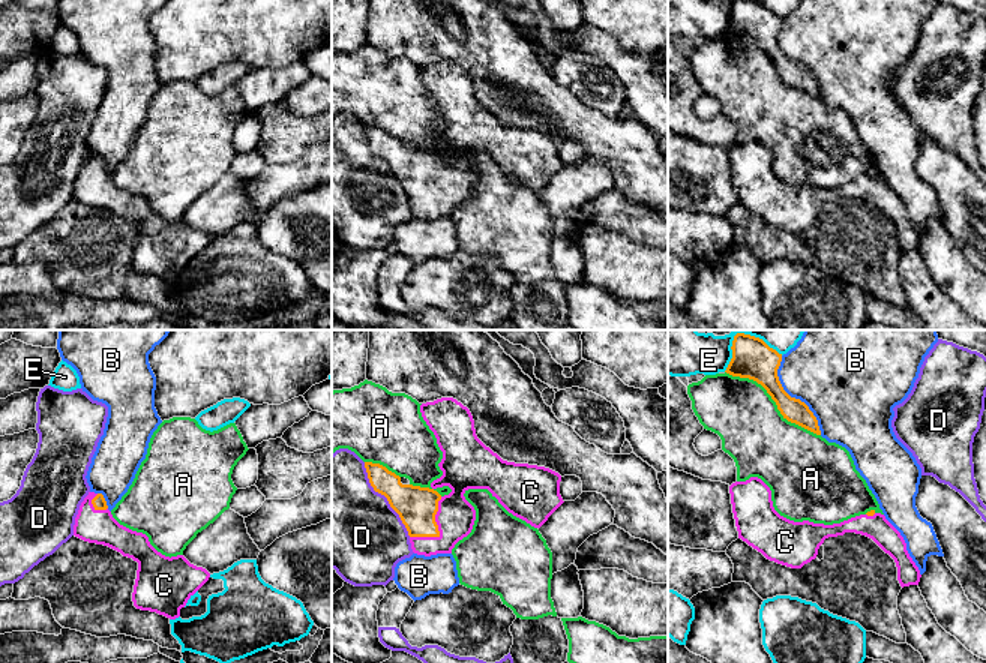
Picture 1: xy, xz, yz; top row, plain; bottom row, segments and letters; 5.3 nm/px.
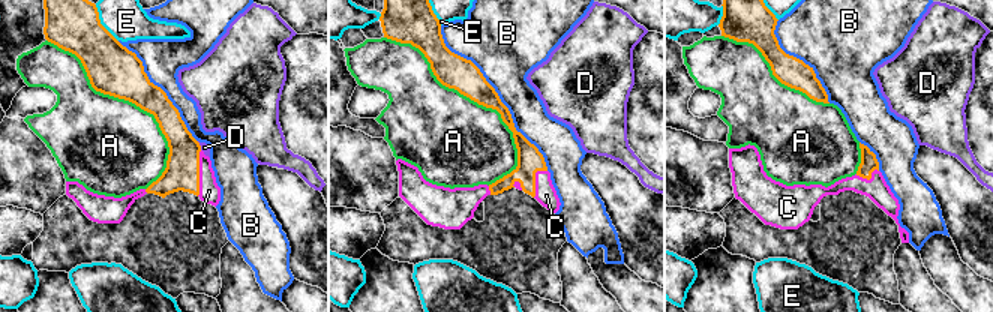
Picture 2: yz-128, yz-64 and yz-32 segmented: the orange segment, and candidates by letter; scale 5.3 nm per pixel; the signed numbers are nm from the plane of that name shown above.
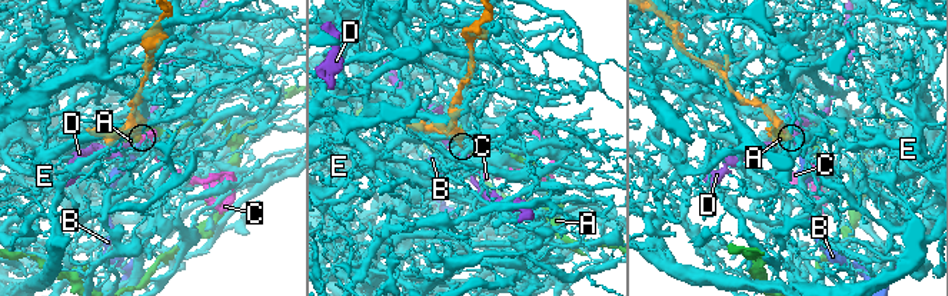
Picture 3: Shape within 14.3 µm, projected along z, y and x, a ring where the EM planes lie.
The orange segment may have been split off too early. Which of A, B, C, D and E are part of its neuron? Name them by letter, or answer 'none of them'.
C

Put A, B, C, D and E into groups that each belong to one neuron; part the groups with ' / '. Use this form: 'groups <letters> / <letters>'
groups A / B / C / D / E

